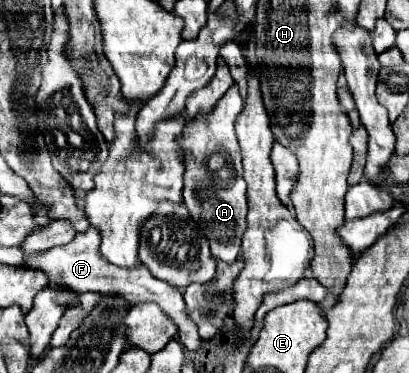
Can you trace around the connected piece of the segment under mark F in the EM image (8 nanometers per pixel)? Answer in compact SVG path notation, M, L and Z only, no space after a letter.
M91 226L87 232L77 234L69 244L59 246L59 248L49 248L31 256L25 256L25 260L29 262L31 268L39 268L47 274L51 284L65 284L71 292L81 294L81 292L99 292L99 294L117 294L127 298L131 304L139 304L139 302L155 302L177 326L179 330L179 342L183 344L185 350L195 352L201 346L201 336L197 334L197 324L187 316L187 308L185 308L185 300L183 300L183 292L169 286L167 282L161 282L157 278L153 278L149 274L149 270L139 264L133 268L121 268L115 266L107 260L103 260L101 252L101 234L99 228Z

